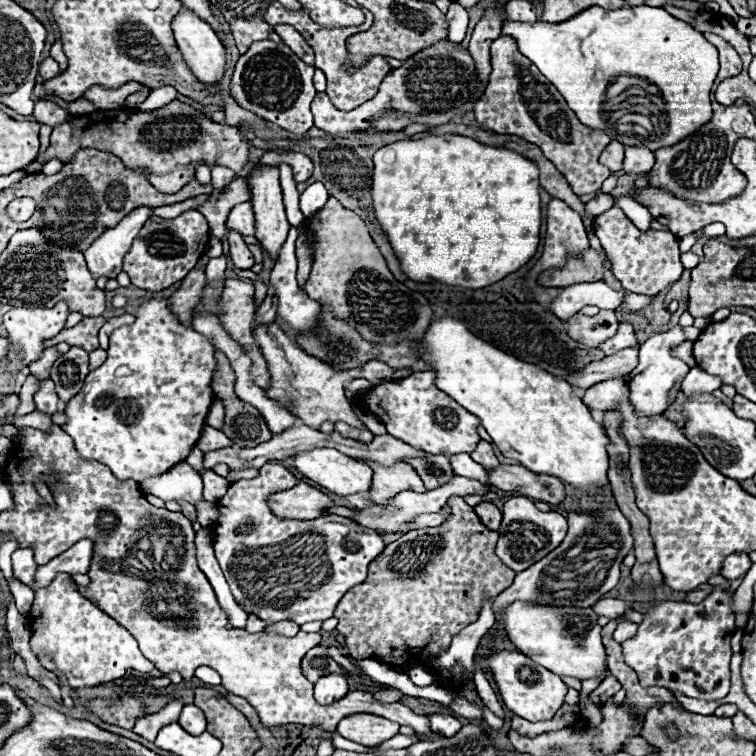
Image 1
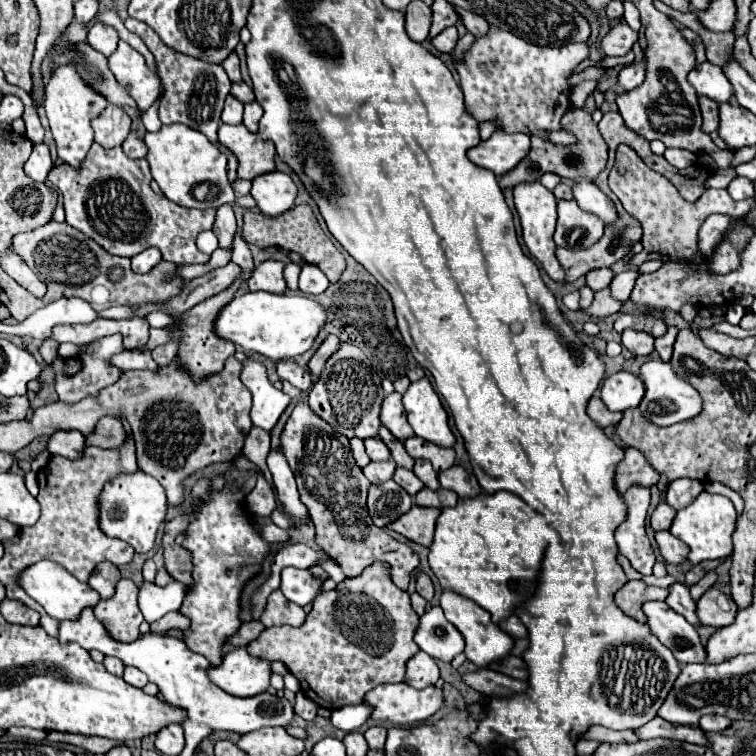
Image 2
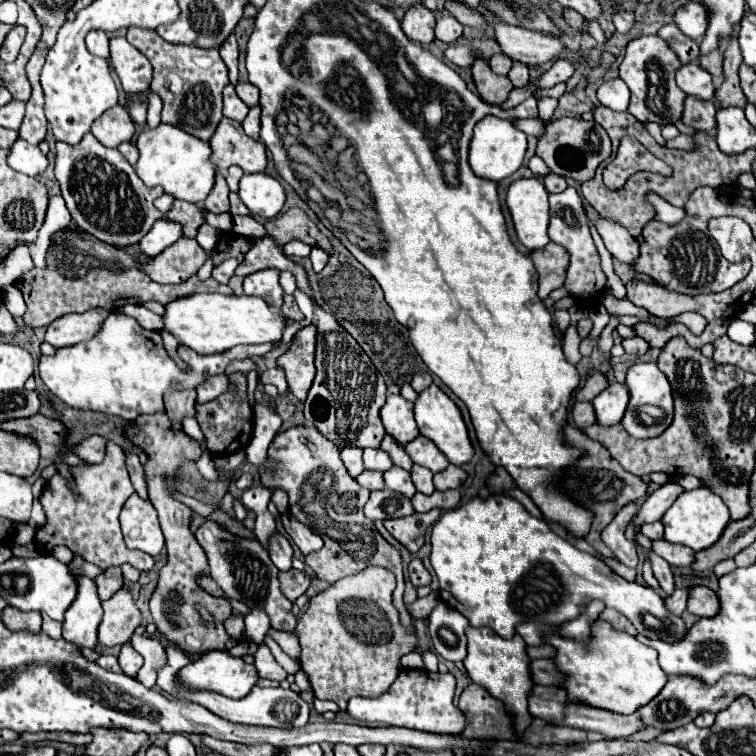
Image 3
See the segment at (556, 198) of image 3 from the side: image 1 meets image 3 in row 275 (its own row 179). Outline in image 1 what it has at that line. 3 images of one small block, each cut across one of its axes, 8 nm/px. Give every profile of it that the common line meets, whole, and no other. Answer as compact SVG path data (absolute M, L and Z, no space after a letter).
M500 34L490 44L492 72L482 98L476 102L476 120L496 134L520 136L544 152L544 156L554 162L558 172L562 172L576 194L596 194L602 182L610 176L610 170L598 162L598 156L610 138L604 132L586 128L568 108L566 100L556 92L556 88L538 72L538 68L520 54L518 44L512 36Z

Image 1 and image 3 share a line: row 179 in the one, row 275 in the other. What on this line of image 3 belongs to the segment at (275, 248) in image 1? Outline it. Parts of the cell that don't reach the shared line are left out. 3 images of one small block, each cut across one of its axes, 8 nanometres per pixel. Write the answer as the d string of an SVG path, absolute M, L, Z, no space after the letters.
M262 270L244 278L244 294L260 296L268 306L280 308L282 306L282 288L278 284L278 270Z

